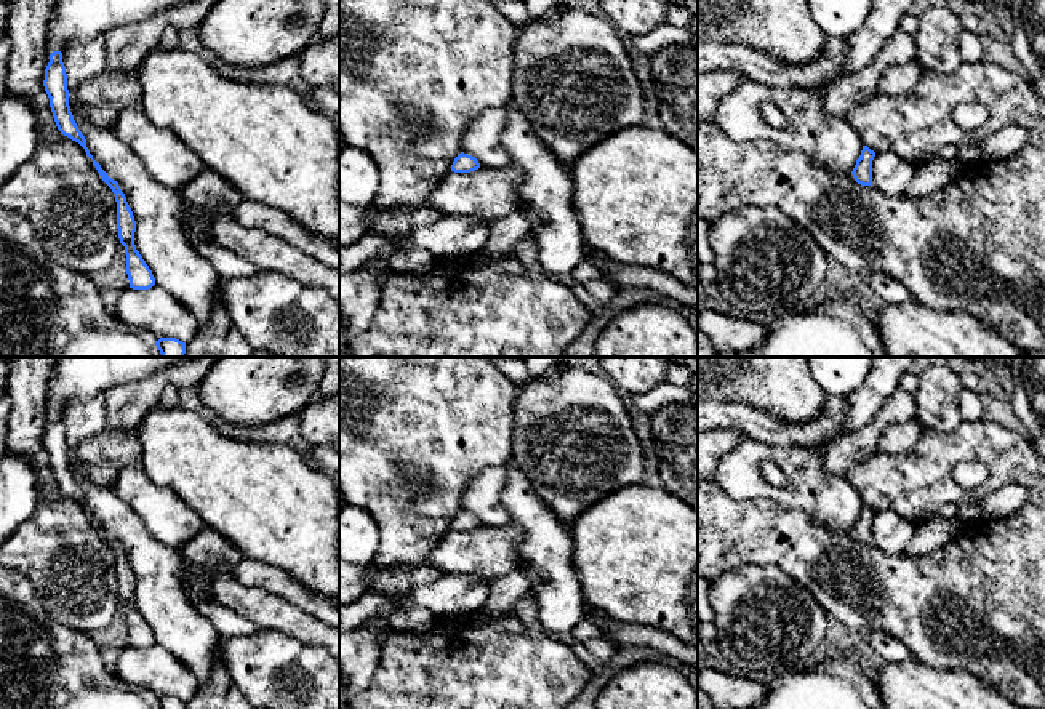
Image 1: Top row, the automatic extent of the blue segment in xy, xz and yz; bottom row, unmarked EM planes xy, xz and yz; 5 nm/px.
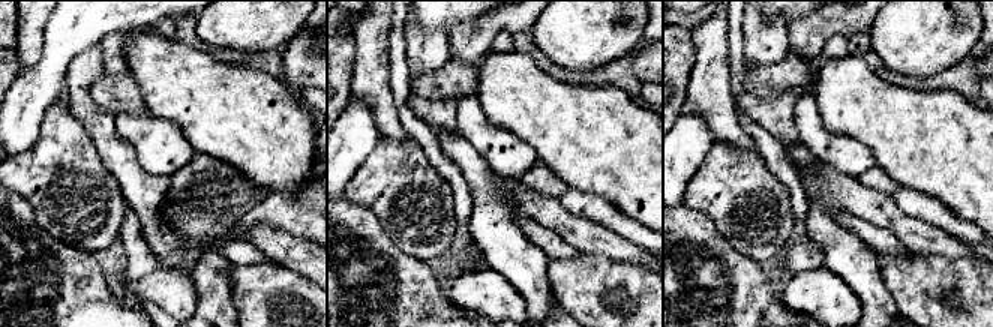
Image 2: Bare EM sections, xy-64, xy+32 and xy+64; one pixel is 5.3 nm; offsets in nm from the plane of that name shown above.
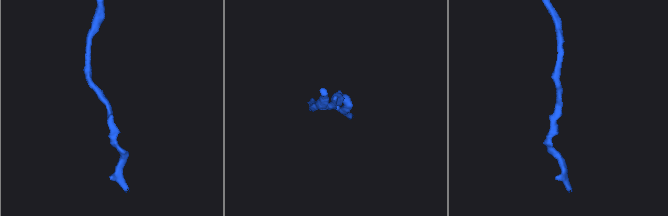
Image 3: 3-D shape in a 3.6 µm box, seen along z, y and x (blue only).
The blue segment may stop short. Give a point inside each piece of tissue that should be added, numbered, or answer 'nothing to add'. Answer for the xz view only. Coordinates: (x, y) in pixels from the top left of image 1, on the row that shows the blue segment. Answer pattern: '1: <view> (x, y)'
nothing to add

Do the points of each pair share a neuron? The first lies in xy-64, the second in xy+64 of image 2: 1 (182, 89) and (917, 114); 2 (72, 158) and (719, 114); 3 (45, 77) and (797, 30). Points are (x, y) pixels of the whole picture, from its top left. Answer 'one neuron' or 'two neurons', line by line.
1: one neuron
2: two neurons
3: two neurons

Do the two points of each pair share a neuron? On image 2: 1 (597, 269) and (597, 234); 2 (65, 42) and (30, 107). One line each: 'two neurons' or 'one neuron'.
1: two neurons
2: one neuron

